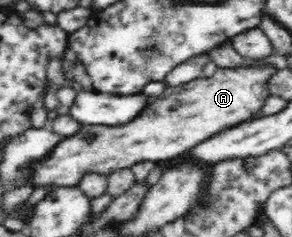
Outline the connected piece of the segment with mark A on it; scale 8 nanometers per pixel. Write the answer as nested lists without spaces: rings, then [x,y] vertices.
[[[269,64],[218,67],[211,77],[200,76],[185,84],[167,86],[160,97],[147,104],[138,116],[126,124],[82,125],[74,136],[58,141],[46,157],[28,162],[16,186],[77,187],[78,182],[88,174],[108,176],[122,168],[131,168],[138,162],[168,162],[221,130],[252,119],[270,96],[267,82],[276,71]]]

